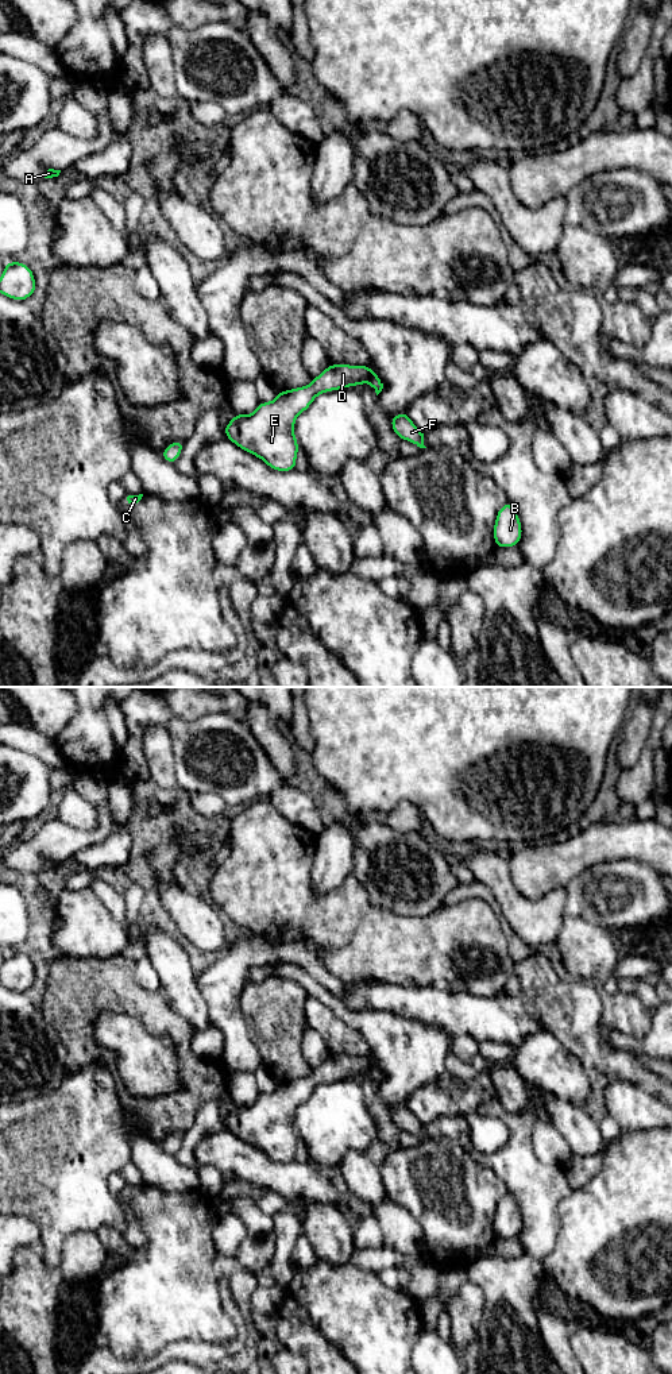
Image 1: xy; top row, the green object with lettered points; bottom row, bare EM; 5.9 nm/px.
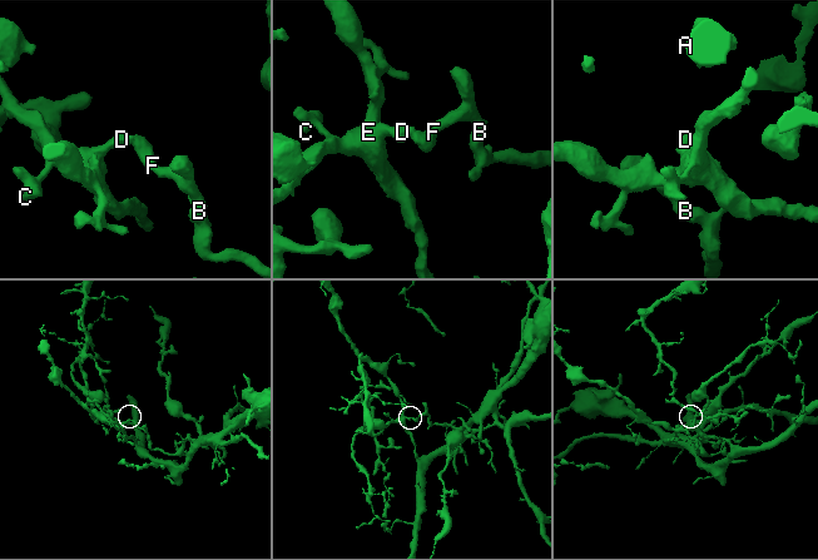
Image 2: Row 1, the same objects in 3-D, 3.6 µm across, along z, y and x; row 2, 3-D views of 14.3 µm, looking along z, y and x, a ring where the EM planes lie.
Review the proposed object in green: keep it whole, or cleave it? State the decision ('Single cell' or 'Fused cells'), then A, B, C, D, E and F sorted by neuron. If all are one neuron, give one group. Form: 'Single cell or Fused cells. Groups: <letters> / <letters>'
Fused cells. Groups: A C D E / B F

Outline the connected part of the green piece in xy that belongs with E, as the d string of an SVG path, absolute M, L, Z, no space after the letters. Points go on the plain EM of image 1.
M329 1055L308 1077L278 1082L271 1093L259 1093L251 1105L237 1105L224 1124L235 1136L262 1150L275 1162L296 1161L300 1141L294 1126L296 1109L323 1084L360 1077L367 1073L371 1057Z

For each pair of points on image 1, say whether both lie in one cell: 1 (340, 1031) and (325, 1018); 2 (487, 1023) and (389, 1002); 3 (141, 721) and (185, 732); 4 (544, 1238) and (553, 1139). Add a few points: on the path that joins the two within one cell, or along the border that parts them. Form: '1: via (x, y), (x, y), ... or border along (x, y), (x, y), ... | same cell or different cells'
1: via (336, 1029), (329, 1022) | same cell
2: via (463, 1014), (413, 1002) | same cell
3: via (151, 720), (169, 720), (174, 725) | same cell
4: border along (530, 1139), (533, 1153), (543, 1162), (563, 1166) | different cells

